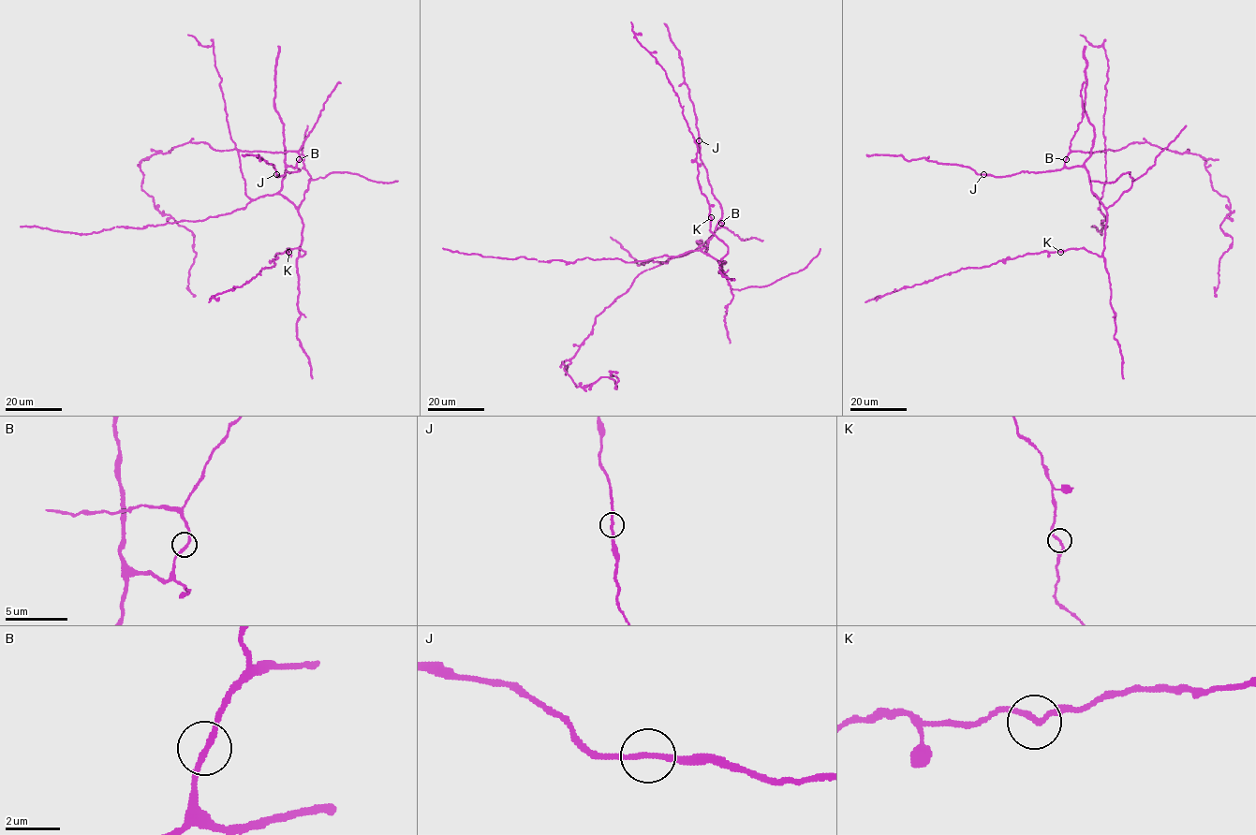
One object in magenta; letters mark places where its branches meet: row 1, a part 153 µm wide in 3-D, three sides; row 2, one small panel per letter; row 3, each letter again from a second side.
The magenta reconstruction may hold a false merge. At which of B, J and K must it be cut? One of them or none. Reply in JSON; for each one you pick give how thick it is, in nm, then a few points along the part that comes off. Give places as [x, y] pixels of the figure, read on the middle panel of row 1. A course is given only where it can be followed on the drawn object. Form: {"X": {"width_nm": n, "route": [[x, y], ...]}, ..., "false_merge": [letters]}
{"false_merge": []}

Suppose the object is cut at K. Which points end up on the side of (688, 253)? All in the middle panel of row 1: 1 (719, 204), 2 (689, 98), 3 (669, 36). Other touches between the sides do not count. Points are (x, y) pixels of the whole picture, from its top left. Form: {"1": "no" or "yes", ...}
{"1": "yes", "2": "yes", "3": "yes"}

